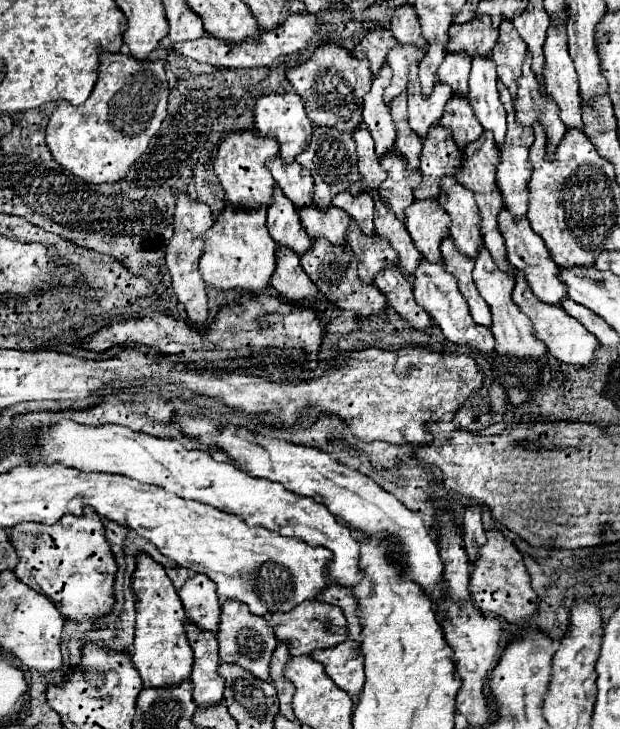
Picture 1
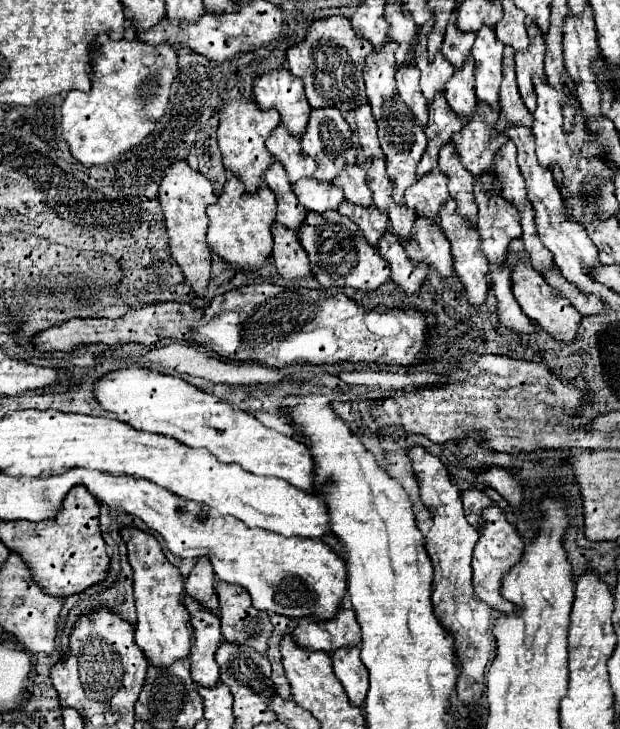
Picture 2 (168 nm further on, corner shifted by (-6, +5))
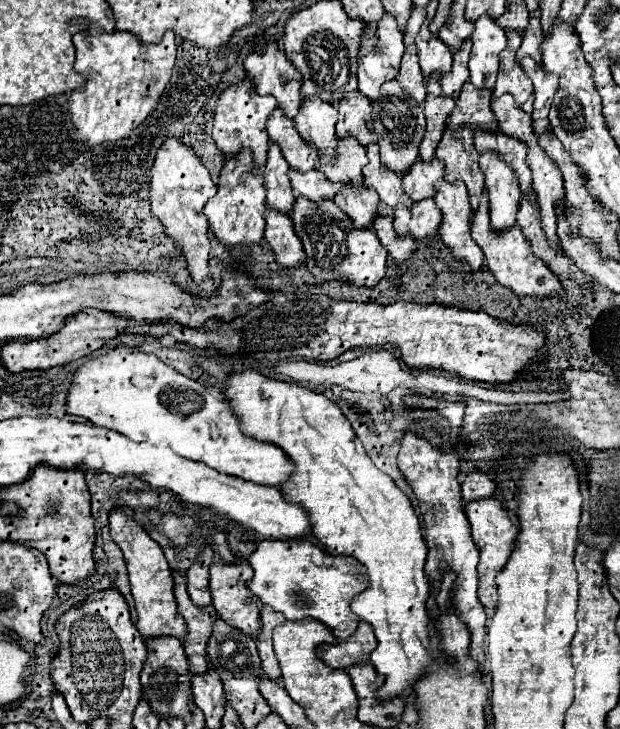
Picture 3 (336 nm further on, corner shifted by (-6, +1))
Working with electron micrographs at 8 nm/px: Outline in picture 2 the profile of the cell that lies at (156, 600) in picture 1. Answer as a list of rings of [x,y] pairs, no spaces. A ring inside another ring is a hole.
[[[121,528],[121,536],[127,542],[129,564],[133,568],[133,586],[135,586],[135,606],[137,606],[137,626],[135,642],[147,656],[149,664],[167,668],[177,660],[189,656],[193,646],[193,628],[189,622],[189,612],[183,600],[183,576],[177,566],[173,566],[155,536],[141,532],[137,528]]]

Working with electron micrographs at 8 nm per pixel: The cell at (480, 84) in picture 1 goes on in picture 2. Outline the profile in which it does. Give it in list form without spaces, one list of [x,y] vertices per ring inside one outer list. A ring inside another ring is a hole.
[[[483,26],[477,32],[473,44],[475,60],[475,92],[481,102],[499,112],[499,86],[501,86],[501,68],[503,68],[503,44],[495,38],[495,30]]]

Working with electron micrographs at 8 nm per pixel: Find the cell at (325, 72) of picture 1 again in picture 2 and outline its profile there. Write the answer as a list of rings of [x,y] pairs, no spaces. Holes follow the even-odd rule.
[[[329,16],[329,18],[321,18],[321,20],[313,22],[307,32],[307,38],[301,44],[295,44],[287,50],[287,64],[289,64],[291,74],[295,74],[303,80],[305,94],[307,94],[311,108],[329,108],[331,106],[331,108],[337,108],[341,114],[347,114],[347,112],[367,104],[365,82],[363,82],[361,72],[365,66],[365,58],[371,52],[373,52],[371,42],[367,42],[365,38],[357,38],[345,16]]]

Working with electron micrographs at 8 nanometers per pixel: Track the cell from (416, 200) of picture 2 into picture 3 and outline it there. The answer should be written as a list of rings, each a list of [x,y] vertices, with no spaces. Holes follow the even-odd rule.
[[[417,158],[411,168],[403,174],[403,190],[411,196],[413,202],[431,198],[433,196],[433,184],[443,178],[445,166],[439,162],[439,158],[431,158],[425,162],[423,158]]]

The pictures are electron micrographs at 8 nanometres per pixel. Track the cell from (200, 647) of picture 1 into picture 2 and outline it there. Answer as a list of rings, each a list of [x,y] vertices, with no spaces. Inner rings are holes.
[[[185,596],[185,606],[197,604],[191,614],[191,626],[195,632],[195,642],[191,648],[191,676],[193,682],[203,688],[213,688],[219,684],[219,666],[215,662],[217,646],[221,646],[223,636],[219,630],[219,616],[211,610],[205,610],[199,606],[199,602],[193,602],[193,598]]]

